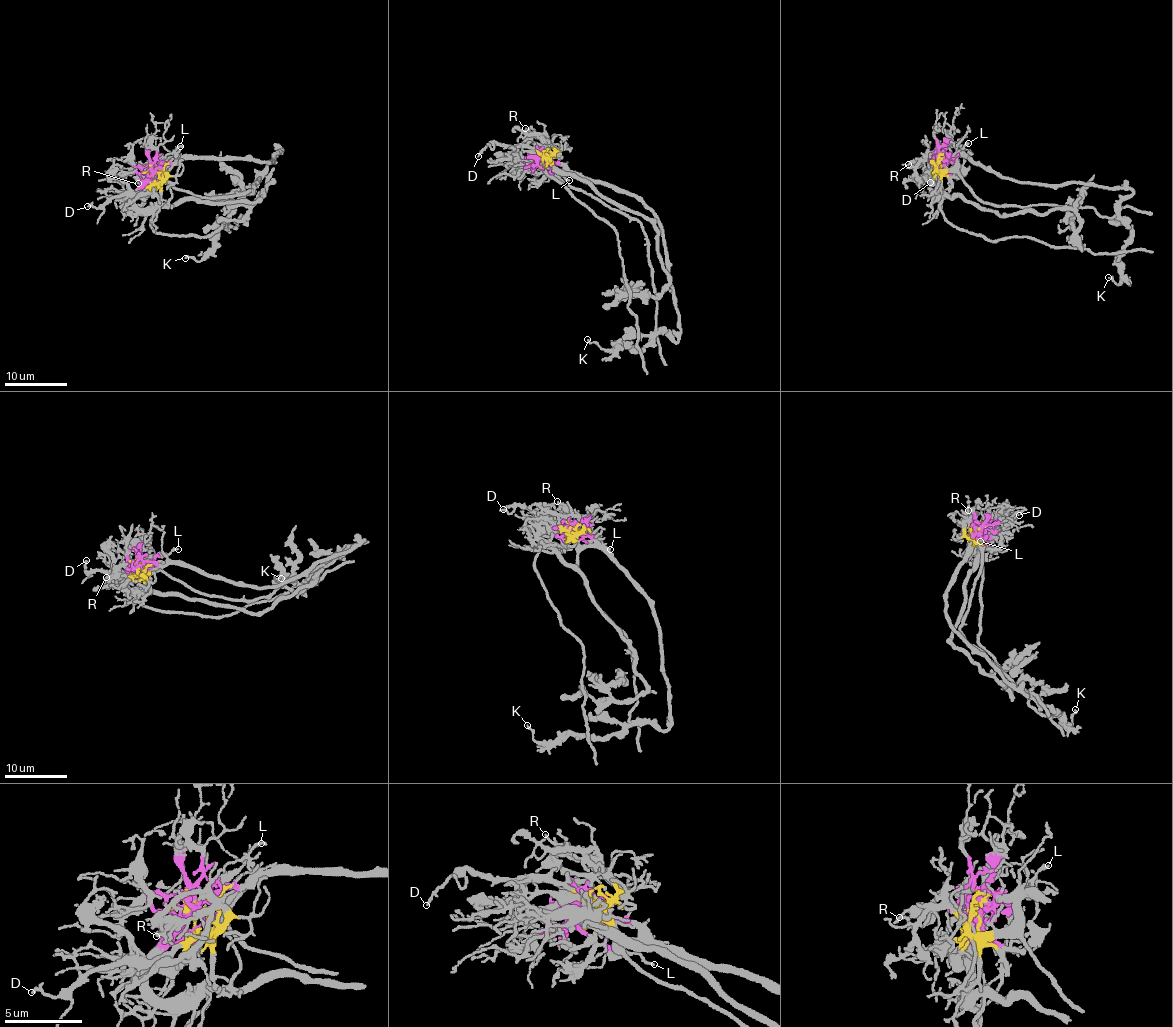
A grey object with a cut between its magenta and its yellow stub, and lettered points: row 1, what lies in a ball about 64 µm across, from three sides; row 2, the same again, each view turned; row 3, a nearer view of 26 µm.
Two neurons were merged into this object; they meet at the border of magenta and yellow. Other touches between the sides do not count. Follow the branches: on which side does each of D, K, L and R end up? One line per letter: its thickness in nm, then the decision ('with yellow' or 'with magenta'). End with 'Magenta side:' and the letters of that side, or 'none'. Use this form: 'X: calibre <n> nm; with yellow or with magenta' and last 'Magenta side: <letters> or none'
D: calibre 160 nm; with yellow
K: calibre 180 nm; with yellow
L: calibre 150 nm; with magenta
R: calibre 100 nm; with yellow
Magenta side: L

